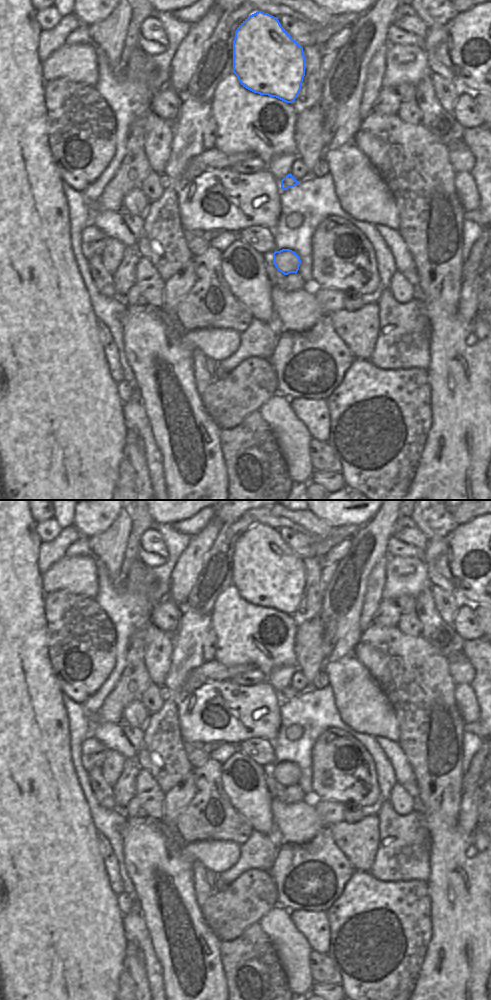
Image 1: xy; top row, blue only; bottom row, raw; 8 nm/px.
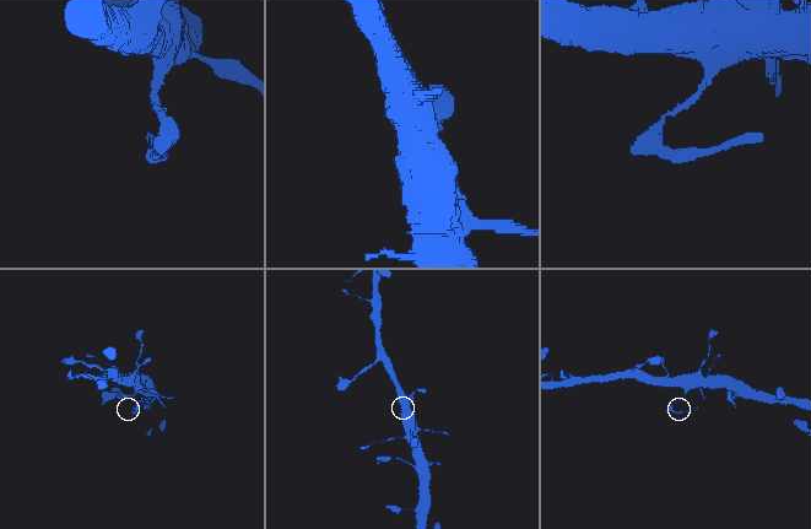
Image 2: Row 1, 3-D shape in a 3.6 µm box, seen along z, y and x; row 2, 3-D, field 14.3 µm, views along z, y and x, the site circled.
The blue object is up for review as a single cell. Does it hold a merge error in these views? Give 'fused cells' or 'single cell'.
fused cells

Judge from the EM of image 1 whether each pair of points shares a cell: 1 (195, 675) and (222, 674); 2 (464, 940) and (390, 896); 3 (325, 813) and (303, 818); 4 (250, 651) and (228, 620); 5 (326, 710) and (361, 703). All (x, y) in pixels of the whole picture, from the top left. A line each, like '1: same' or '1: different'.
1: same
2: different
3: different
4: same
5: different

